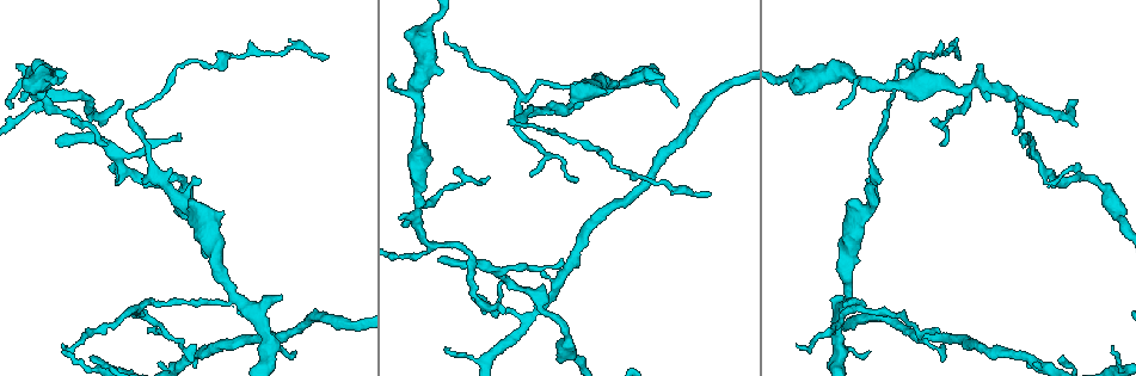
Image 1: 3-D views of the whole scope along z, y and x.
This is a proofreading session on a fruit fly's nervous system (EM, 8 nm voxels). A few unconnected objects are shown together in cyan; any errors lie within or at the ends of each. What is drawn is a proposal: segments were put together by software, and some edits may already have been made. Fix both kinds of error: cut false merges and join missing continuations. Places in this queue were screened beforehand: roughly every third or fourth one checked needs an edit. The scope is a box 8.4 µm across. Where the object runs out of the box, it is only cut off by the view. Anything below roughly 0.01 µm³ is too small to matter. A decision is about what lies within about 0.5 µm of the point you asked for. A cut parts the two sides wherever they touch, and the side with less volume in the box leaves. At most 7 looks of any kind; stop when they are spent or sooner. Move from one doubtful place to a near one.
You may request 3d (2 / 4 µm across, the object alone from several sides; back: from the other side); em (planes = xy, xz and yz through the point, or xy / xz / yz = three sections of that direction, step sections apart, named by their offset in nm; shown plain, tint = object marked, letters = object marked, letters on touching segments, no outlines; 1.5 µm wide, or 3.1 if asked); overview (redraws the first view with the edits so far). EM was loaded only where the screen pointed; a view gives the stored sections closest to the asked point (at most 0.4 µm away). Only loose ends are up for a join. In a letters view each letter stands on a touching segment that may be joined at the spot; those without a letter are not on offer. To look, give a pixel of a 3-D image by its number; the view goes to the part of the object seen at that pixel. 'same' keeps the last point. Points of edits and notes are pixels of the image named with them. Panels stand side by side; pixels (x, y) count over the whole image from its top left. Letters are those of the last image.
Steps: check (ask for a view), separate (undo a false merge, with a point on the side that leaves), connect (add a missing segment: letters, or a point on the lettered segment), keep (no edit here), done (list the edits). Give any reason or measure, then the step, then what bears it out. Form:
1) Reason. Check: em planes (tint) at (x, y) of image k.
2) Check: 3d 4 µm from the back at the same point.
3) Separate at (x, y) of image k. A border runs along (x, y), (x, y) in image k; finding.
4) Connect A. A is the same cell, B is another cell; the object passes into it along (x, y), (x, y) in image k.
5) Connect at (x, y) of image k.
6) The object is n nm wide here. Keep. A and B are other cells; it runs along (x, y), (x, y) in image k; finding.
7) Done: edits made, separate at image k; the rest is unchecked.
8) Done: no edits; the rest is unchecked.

Check: 3d 4 µm from the back at (67, 345) of image 1.

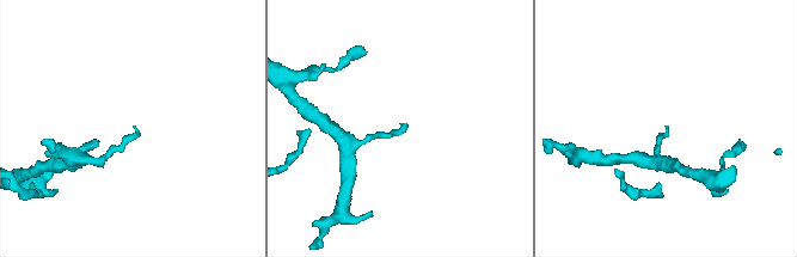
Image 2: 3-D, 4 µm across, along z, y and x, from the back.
Now the EM. Check: em planes (letters) at (668, 129) of image 2.

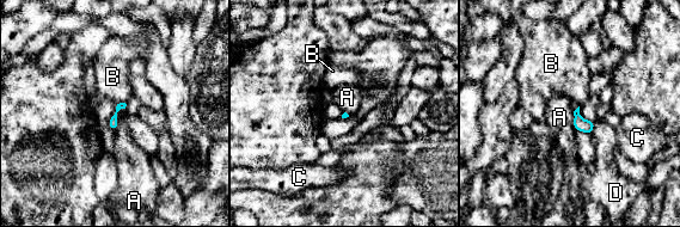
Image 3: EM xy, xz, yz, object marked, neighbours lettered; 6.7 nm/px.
Keep. A, B, C and D are other cells; a border runs along (124, 108), (120, 110), (114, 129) in image 3; no lettered segment goes on from it.

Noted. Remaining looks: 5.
Branch stops here. Check: em xy step 8 (tint) at (439, 262) of image 1.

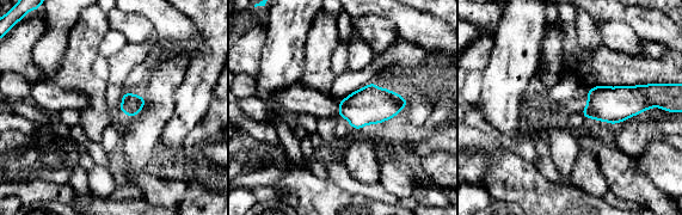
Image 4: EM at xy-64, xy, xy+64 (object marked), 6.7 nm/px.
Cut it another way. Check: em planes (letters) at the same point.

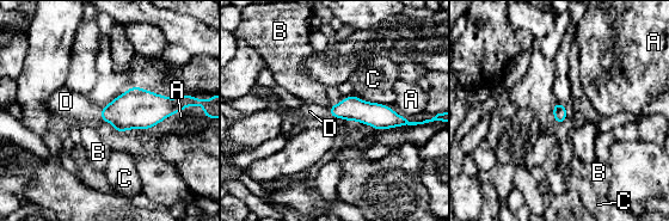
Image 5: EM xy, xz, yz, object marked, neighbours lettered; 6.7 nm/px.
The longest contact is with C, 260 nm. Connect D. D is the same cell, A, B and C are other cells; the neuron continues.

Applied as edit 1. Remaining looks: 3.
A narrow waist. Check: 3d 2 µm at (416, 198) of image 1.

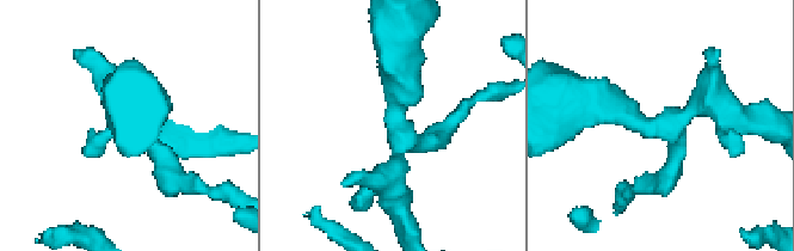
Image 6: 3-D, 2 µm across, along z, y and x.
Check: em planes (letters) at (400, 136) of image 6.

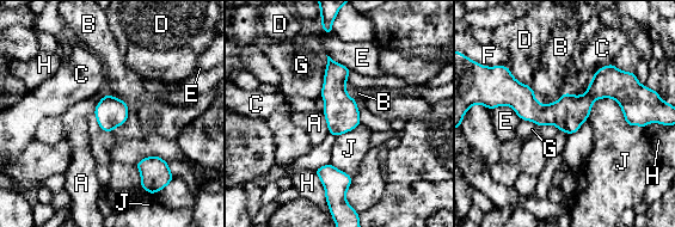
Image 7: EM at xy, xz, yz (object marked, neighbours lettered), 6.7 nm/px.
The longest contact is with J, 400 nm. Keep. A, B, C, D, E, F, G, H and J are other cells; it runs along (498, 102), (571, 111), (620, 91), (640, 109) in image 7; one neuron here.

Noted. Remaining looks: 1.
Done: edits made, connect at image 5; the rest is unchecked.

